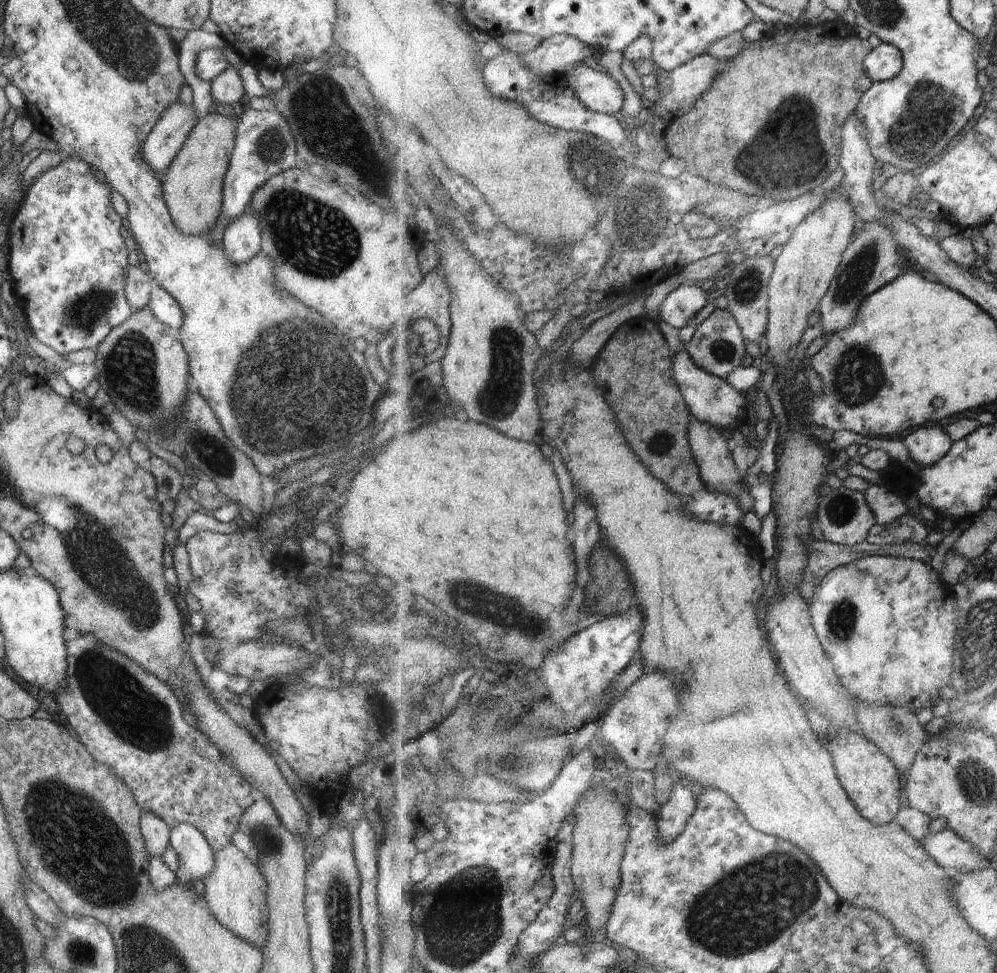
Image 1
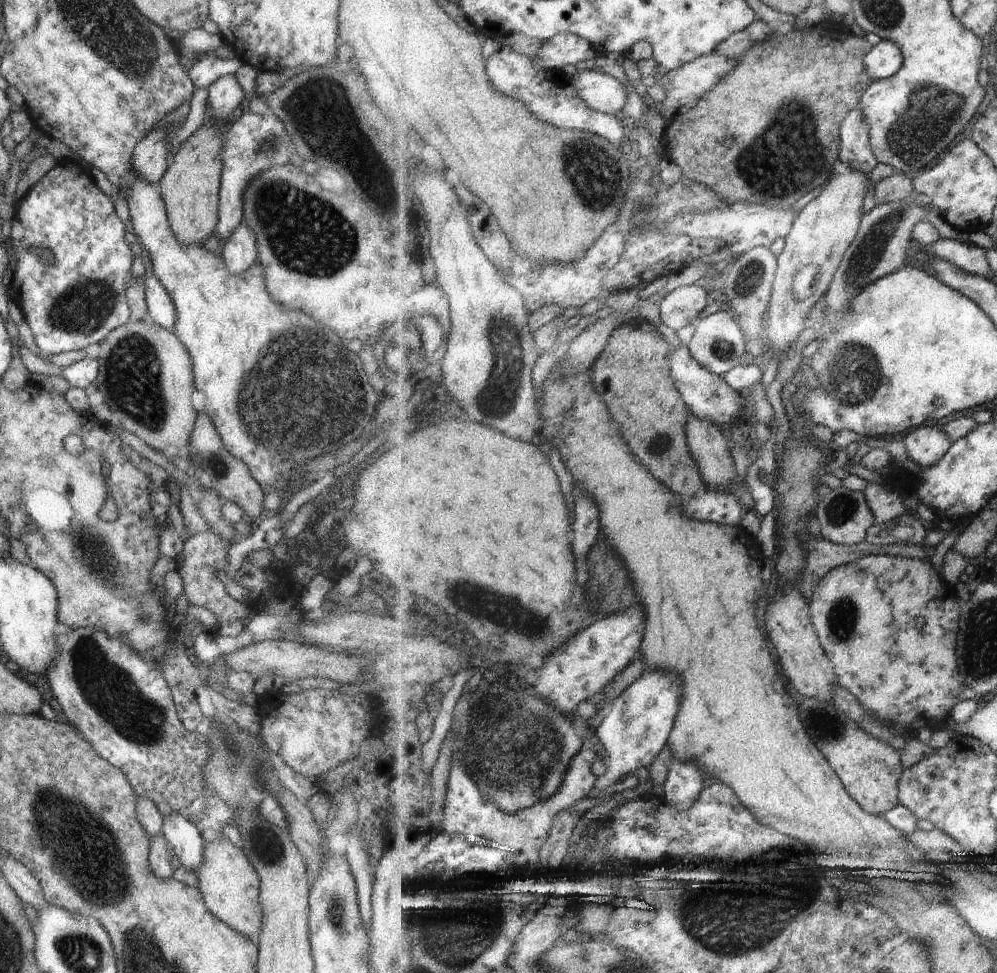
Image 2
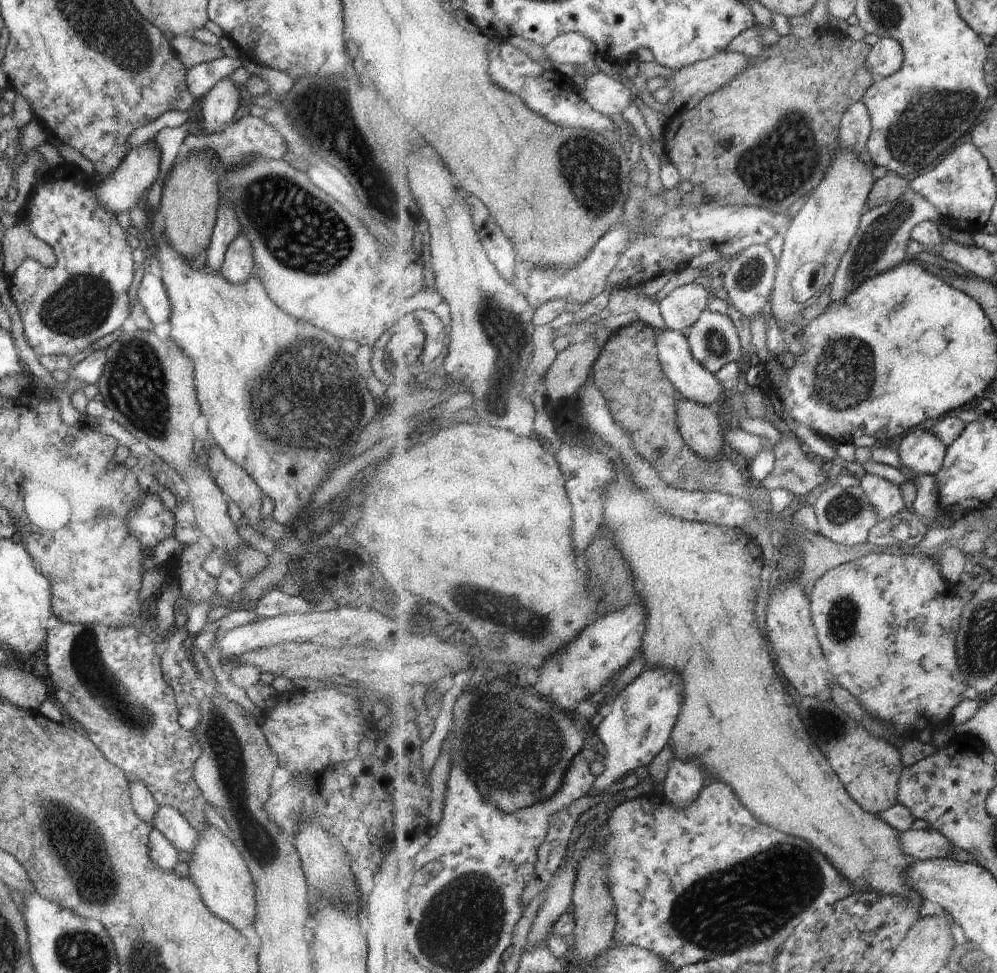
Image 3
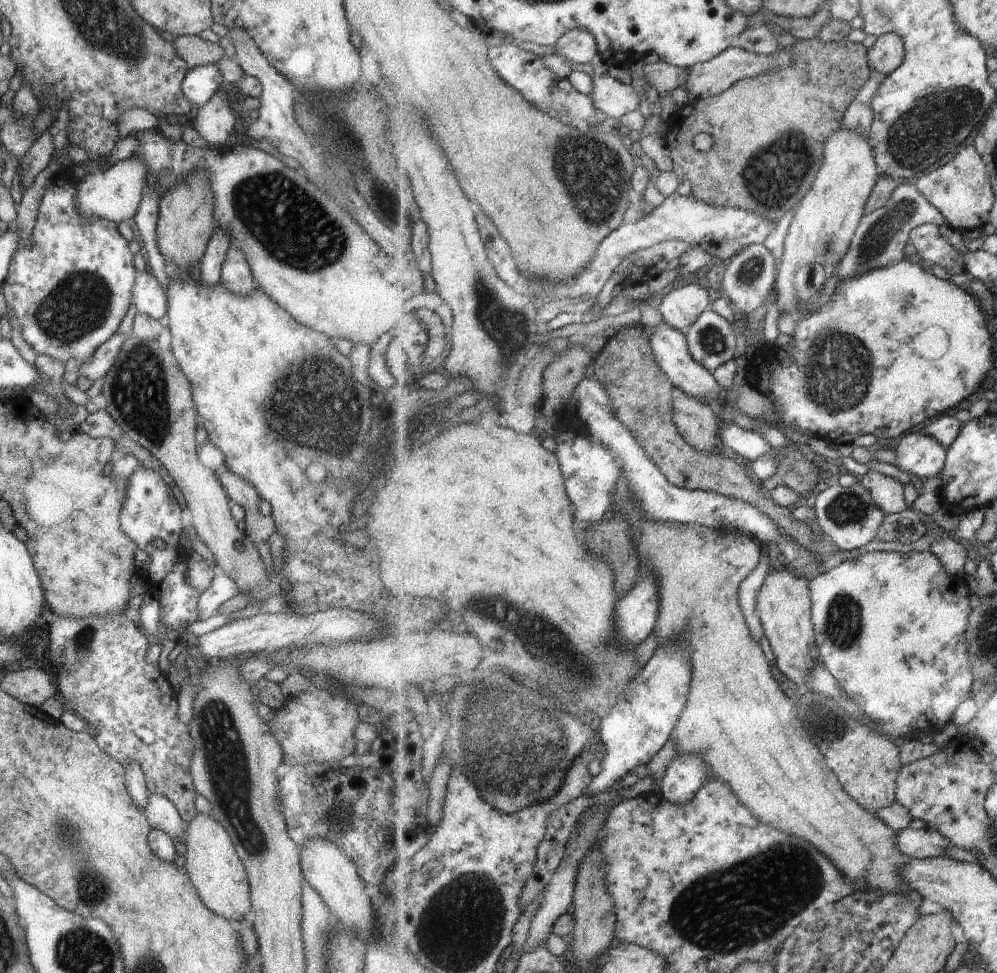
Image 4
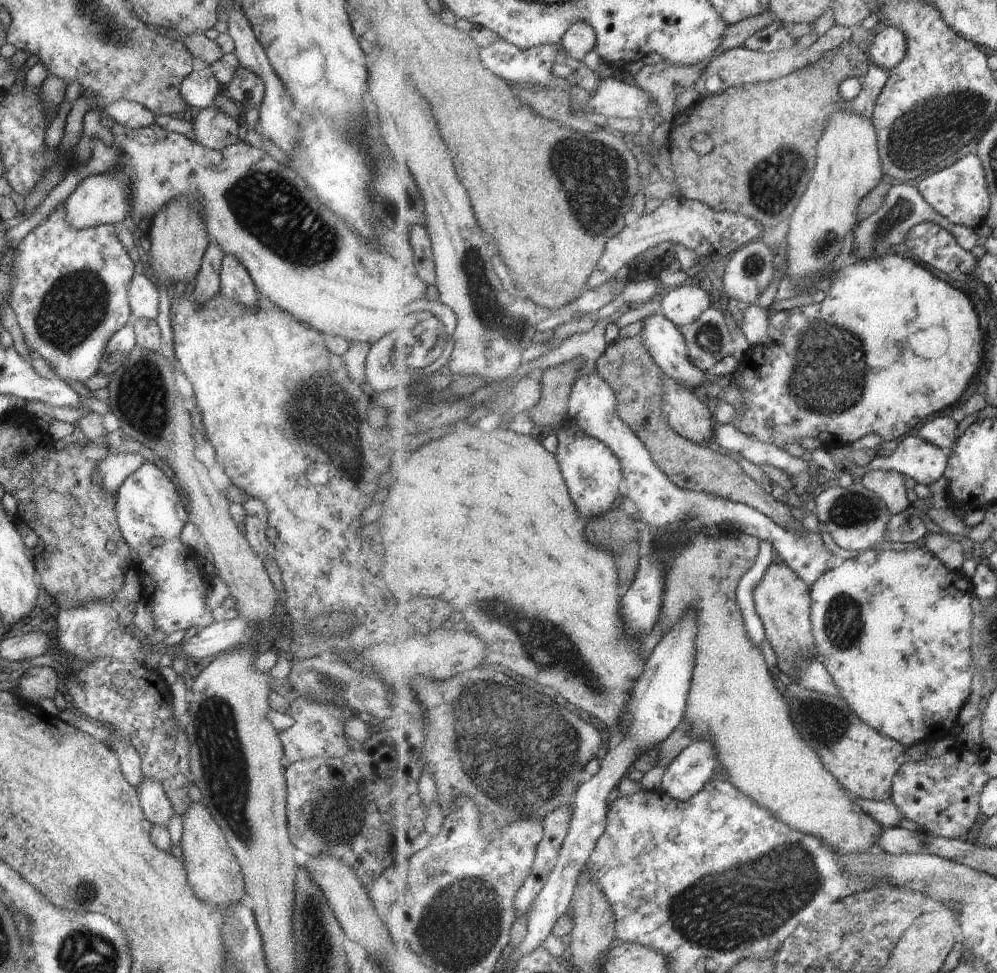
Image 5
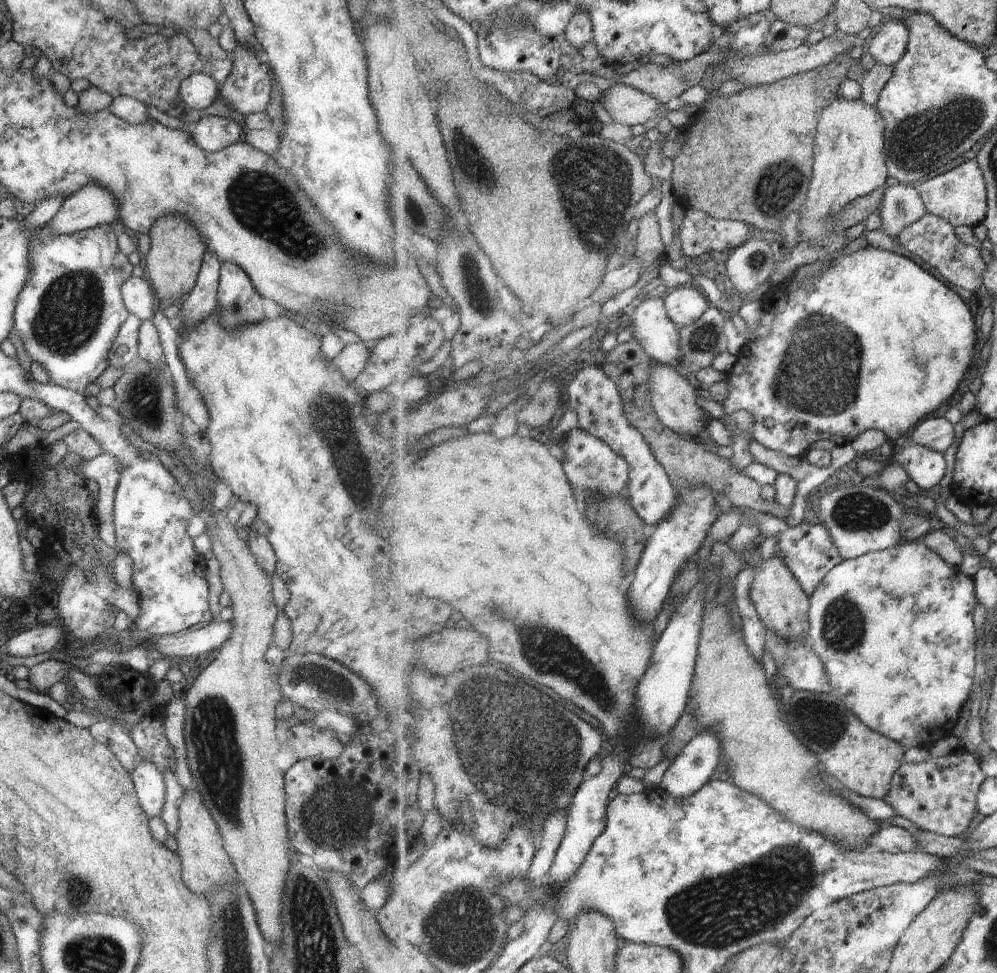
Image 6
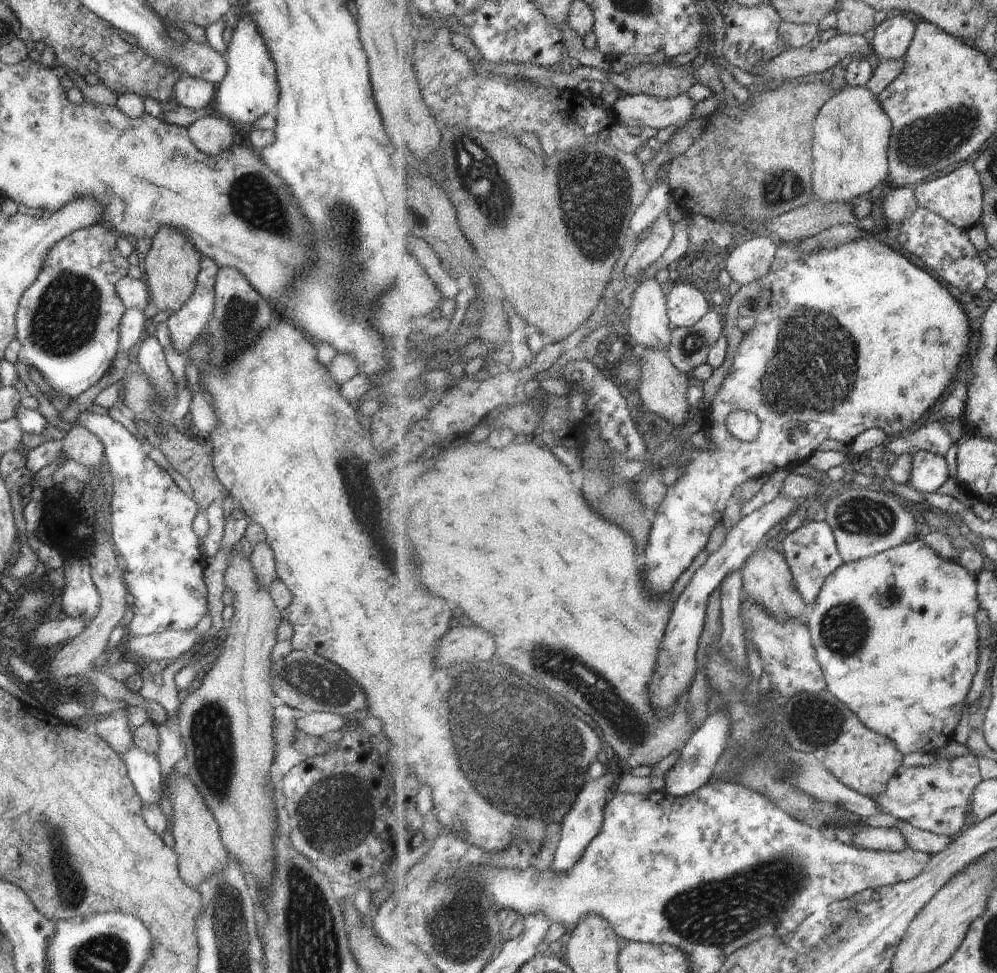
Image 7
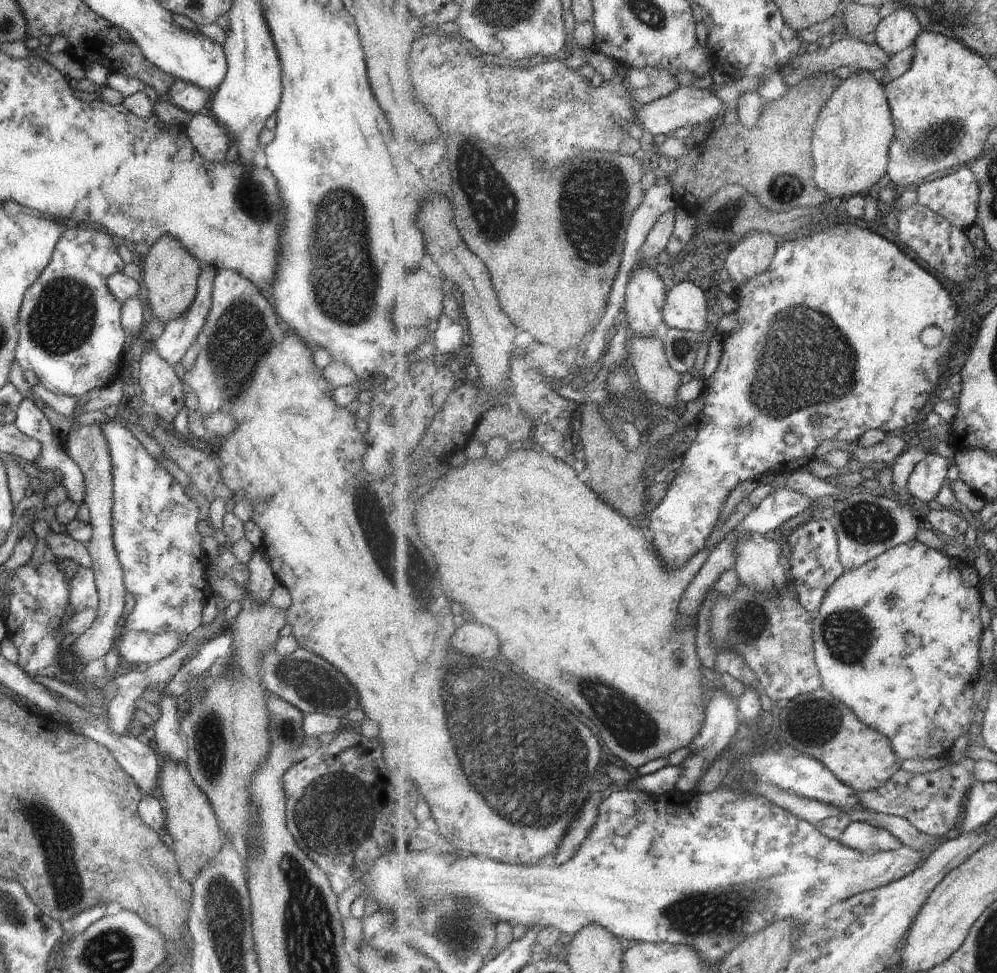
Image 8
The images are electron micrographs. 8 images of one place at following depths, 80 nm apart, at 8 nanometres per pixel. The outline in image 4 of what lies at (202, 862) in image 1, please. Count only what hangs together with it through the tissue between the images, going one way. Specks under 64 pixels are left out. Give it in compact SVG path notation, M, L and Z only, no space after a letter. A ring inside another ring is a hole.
M149 793L147 804L142 813L145 815L151 829L157 829L168 834L172 840L184 842L186 839L186 824L181 820L177 809L163 795Z

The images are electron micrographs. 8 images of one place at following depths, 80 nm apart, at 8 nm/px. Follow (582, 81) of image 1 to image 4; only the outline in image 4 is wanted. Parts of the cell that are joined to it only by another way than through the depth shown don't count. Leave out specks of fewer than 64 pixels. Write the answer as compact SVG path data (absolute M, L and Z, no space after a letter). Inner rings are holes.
M607 72L594 76L593 89L590 97L594 102L595 108L605 113L607 117L621 118L621 116L630 113L631 110L637 110L641 97L633 90L633 86L623 84L608 74Z

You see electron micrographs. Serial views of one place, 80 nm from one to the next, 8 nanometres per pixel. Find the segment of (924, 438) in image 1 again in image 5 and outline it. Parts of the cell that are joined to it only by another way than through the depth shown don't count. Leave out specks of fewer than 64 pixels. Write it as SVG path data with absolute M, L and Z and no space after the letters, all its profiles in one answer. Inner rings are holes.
M921 435L908 436L898 443L897 448L892 454L874 452L874 458L870 461L868 468L870 470L895 470L904 476L910 476L918 482L920 486L930 487L937 482L947 470L948 457L942 448L935 443L925 440Z

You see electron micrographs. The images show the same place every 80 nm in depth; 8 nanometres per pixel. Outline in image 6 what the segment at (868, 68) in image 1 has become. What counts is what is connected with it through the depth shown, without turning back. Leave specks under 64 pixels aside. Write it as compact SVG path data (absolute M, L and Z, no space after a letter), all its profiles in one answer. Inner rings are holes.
M885 19L868 40L868 52L877 63L896 66L906 56L910 40L906 21Z

